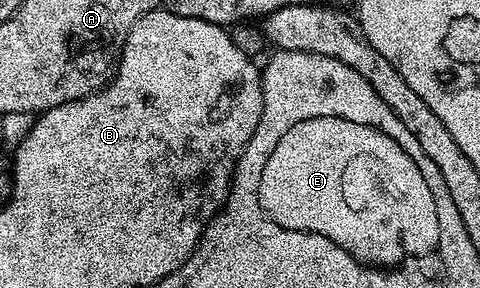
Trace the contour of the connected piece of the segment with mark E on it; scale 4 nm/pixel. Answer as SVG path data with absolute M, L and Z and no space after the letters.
M321 118L313 122L302 122L293 125L281 141L273 141L273 153L265 153L265 169L257 169L257 215L271 215L279 223L293 230L306 230L311 235L320 232L328 233L333 240L345 245L345 249L353 249L357 257L369 257L369 261L397 261L401 253L421 253L425 245L433 245L437 241L437 221L433 221L433 201L429 201L429 189L425 189L425 181L421 181L421 173L413 169L413 161L393 145L393 141L385 141L381 133L373 133L373 129L361 129L361 125L345 125L345 121L323 121Z

